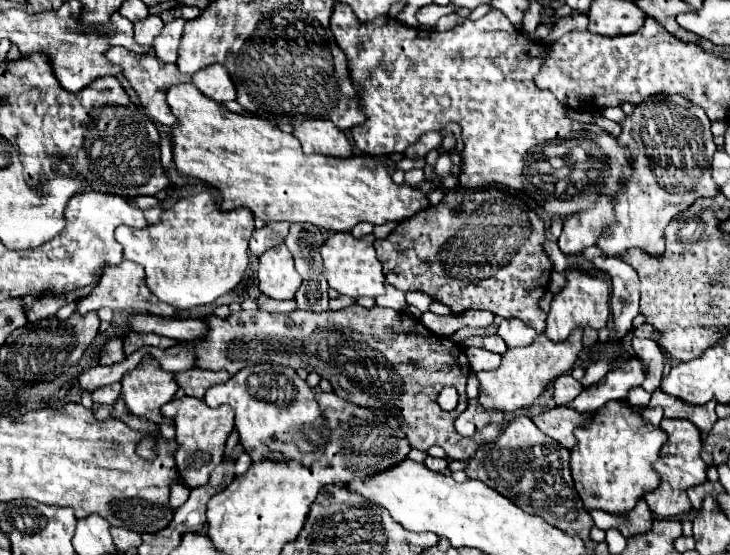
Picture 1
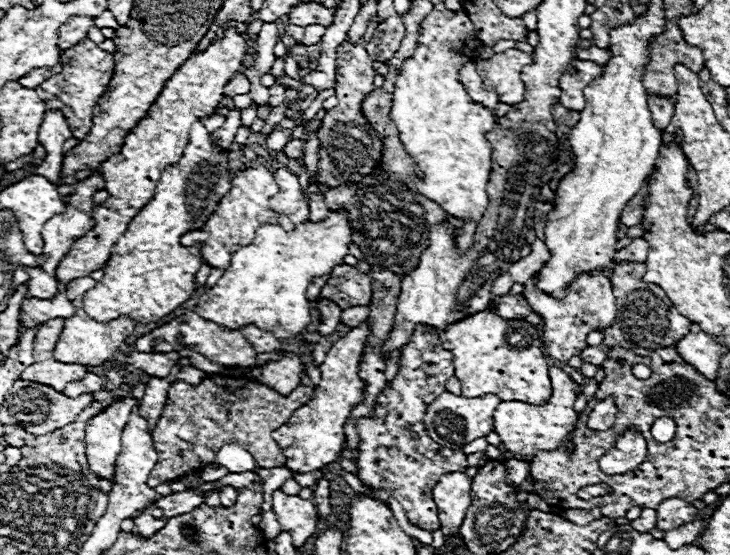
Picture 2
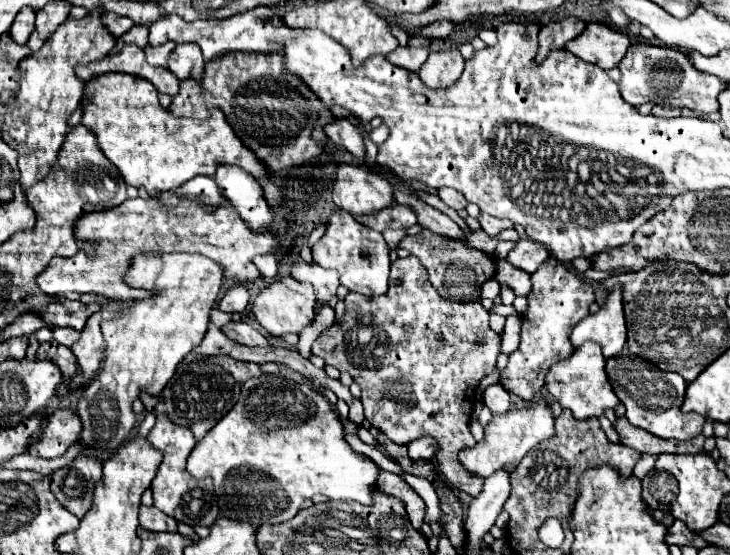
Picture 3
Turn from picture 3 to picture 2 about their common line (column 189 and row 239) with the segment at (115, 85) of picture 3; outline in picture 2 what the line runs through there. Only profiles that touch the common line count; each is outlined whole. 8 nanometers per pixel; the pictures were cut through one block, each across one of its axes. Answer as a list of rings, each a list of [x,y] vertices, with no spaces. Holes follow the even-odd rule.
[[[202,122],[192,124],[189,142],[184,148],[184,156],[180,162],[168,166],[164,170],[154,198],[134,216],[126,232],[118,238],[116,246],[112,248],[110,262],[104,266],[104,278],[84,294],[84,310],[88,316],[96,318],[96,322],[110,322],[112,318],[118,318],[122,314],[128,314],[130,318],[138,322],[156,322],[176,310],[182,302],[186,302],[194,292],[194,274],[202,266],[202,256],[198,248],[184,248],[180,244],[180,238],[184,232],[198,230],[204,226],[204,222],[212,216],[212,210],[216,210],[216,204],[224,194],[230,190],[232,172],[228,168],[228,151],[223,152],[212,140],[210,132]]]

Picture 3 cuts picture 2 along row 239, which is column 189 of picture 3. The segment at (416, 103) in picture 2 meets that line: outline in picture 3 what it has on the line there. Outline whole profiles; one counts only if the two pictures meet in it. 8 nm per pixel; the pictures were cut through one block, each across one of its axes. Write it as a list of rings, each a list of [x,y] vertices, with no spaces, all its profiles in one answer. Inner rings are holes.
[[[262,374],[242,384],[242,394],[236,406],[200,440],[188,456],[186,470],[202,480],[212,478],[220,516],[260,524],[282,524],[292,520],[302,502],[322,494],[330,500],[356,500],[360,504],[372,504],[370,490],[376,486],[378,466],[356,454],[344,440],[340,418],[334,414],[330,402],[312,388],[310,382],[298,384],[282,374]],[[276,484],[282,488],[282,496],[276,494]],[[284,506],[284,508],[282,508]]]

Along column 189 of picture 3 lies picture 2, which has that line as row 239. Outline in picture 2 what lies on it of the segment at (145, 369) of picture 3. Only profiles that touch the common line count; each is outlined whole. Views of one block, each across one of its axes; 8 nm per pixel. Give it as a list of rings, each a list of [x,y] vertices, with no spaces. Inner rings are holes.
[[[330,210],[328,216],[320,222],[304,222],[298,224],[292,232],[284,232],[282,226],[262,224],[256,228],[256,236],[250,246],[234,246],[230,250],[230,266],[224,270],[224,276],[218,280],[214,288],[208,288],[196,306],[196,314],[222,324],[226,328],[238,330],[242,324],[254,324],[260,330],[272,332],[278,340],[292,338],[300,334],[310,324],[310,310],[306,298],[306,286],[312,278],[330,274],[334,266],[344,262],[344,256],[350,254],[348,246],[352,244],[352,226],[348,222],[346,210]]]

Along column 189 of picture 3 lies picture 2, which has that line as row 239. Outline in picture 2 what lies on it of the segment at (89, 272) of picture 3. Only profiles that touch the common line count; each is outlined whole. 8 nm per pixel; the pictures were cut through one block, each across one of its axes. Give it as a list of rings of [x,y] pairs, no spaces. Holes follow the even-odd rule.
[[[256,164],[252,168],[240,170],[232,178],[232,190],[220,200],[220,206],[216,206],[214,214],[202,226],[204,231],[187,232],[180,239],[181,244],[194,246],[198,243],[204,243],[200,248],[200,252],[204,254],[204,262],[212,268],[226,270],[230,266],[230,248],[232,246],[248,246],[254,240],[254,232],[260,224],[278,224],[278,226],[284,226],[286,232],[294,228],[290,218],[286,218],[284,214],[272,212],[268,208],[268,198],[272,198],[272,194],[276,194],[276,190],[278,190],[278,184],[274,182],[274,176],[264,166]]]

